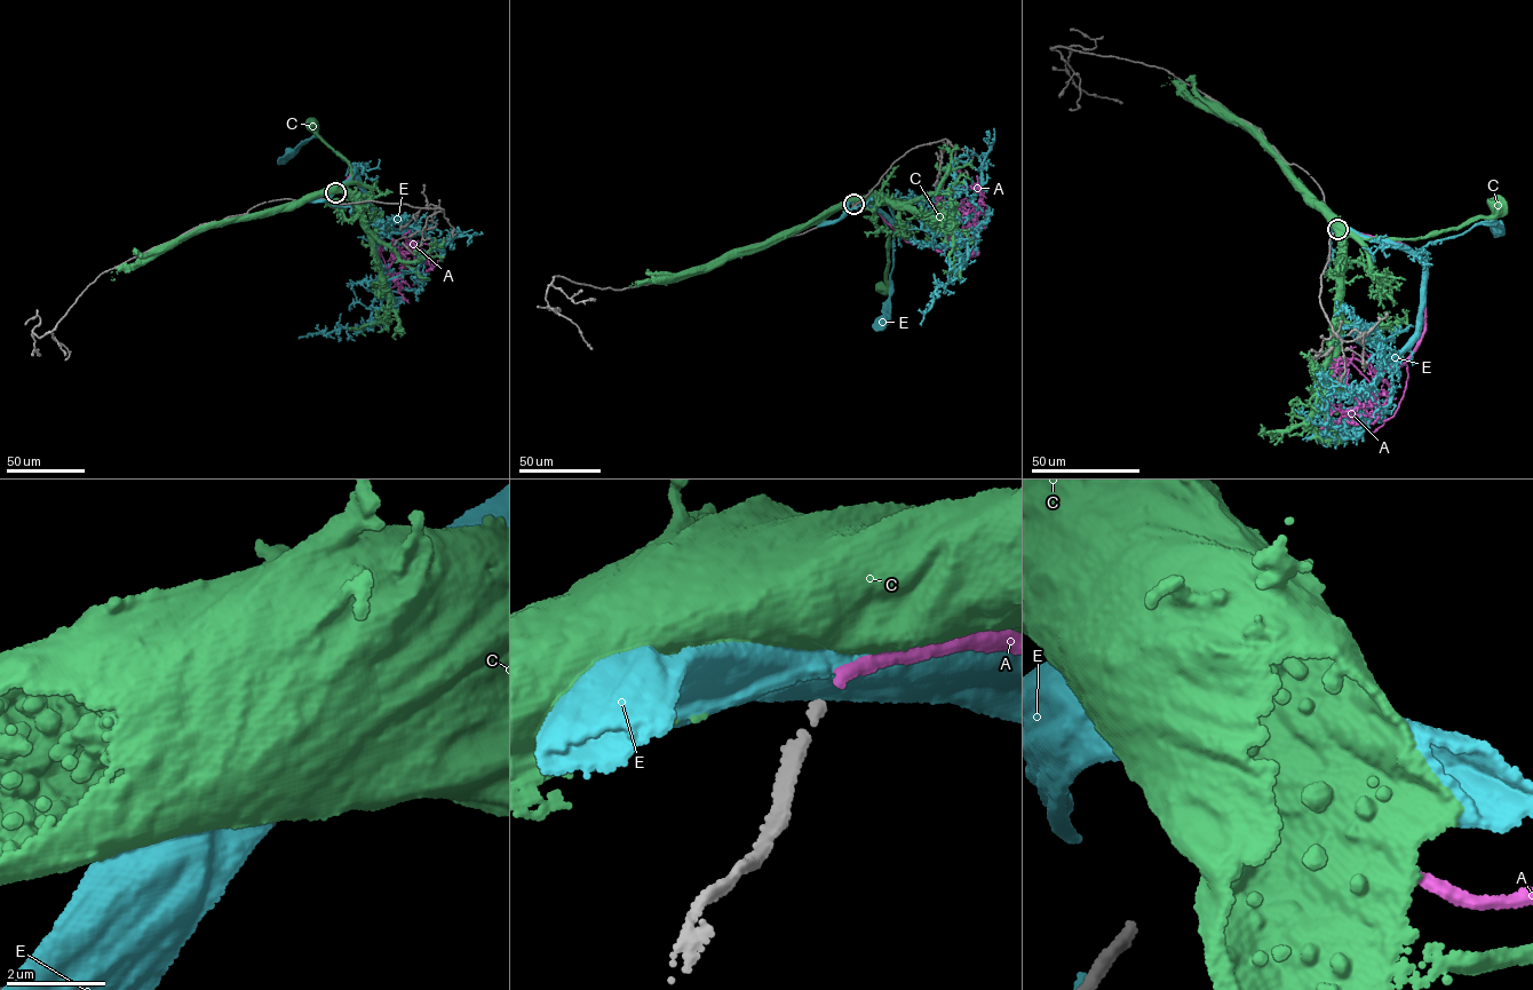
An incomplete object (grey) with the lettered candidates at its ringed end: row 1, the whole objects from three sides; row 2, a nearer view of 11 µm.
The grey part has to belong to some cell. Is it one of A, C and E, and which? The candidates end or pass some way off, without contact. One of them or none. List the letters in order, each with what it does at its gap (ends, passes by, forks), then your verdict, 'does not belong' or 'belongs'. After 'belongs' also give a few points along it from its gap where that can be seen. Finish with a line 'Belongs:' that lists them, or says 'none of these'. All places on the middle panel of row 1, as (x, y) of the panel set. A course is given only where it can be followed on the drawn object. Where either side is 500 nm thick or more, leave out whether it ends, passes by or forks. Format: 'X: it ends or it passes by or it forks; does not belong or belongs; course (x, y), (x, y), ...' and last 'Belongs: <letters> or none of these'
A: it ends; belongs; course (854, 203), (876, 212), (905, 240), (938, 252), (962, 235), (977, 235), (952, 215), (961, 200)
C: does not belong
E: does not belong
Belongs: A

